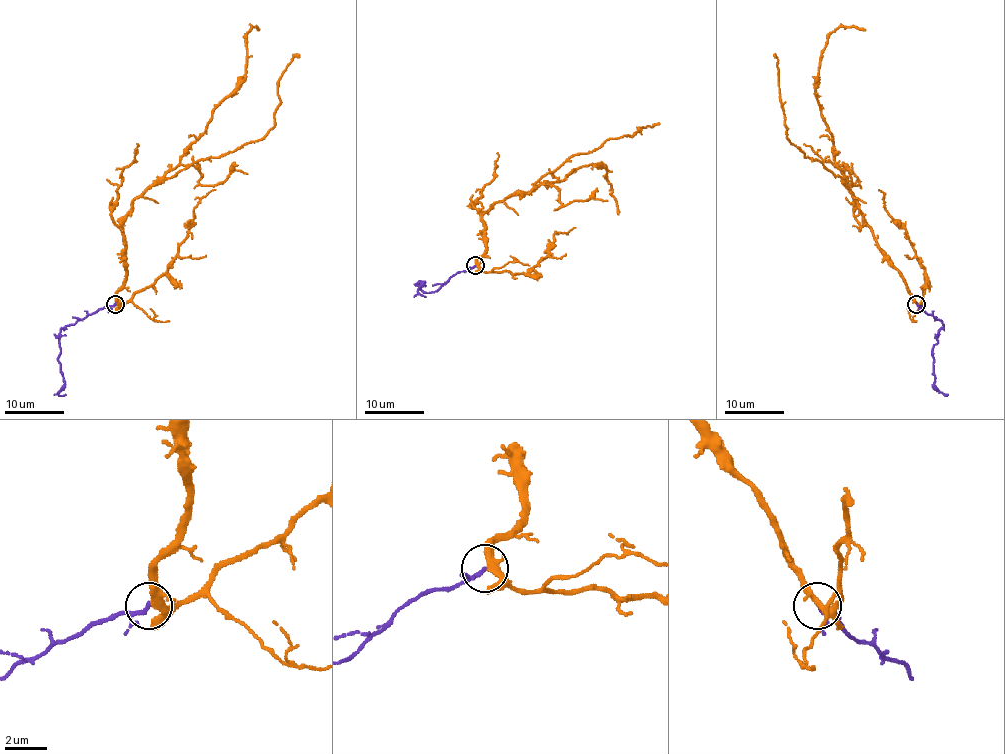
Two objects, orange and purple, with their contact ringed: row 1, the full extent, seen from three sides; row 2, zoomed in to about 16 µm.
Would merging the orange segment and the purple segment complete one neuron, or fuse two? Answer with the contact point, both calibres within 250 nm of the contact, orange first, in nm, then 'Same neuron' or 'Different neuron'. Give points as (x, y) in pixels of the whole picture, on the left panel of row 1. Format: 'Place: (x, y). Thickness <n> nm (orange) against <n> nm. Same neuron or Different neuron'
Place: (115, 304). Thickness 320 nm (orange) against 140 nm. Same neuron

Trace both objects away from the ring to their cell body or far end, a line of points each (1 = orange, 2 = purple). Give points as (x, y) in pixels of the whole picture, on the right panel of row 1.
1: (917, 304), (902, 274), (878, 246), (844, 179), (817, 159), (807, 158), (789, 140), (774, 54)
2: (917, 304), (943, 324), (932, 351), (935, 385), (945, 396), (948, 394)

